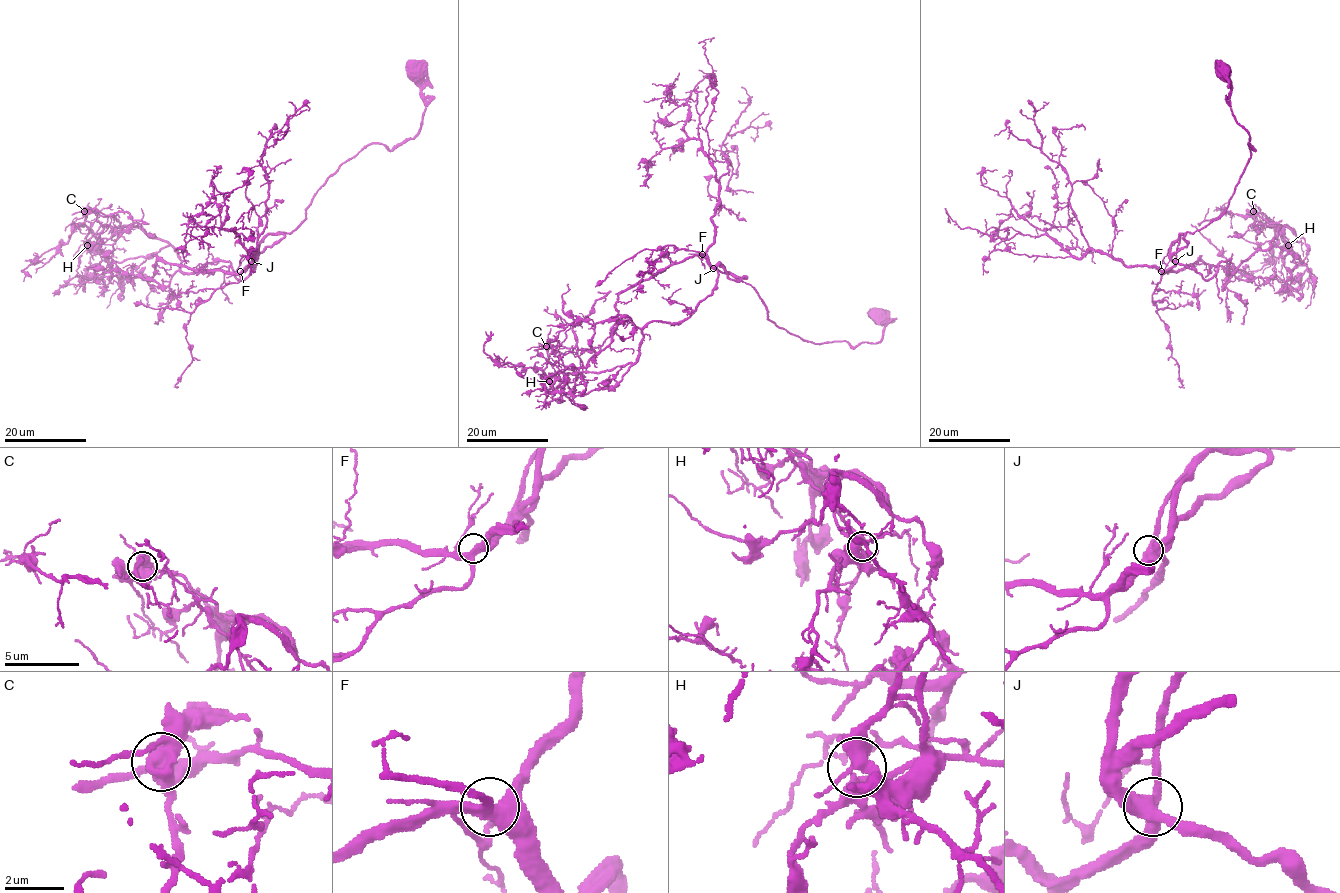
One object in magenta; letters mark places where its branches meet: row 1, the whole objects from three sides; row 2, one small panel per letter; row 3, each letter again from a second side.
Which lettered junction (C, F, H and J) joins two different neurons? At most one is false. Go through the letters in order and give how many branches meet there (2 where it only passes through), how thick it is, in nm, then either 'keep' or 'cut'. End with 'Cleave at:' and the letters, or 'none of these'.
C: 4 branches meet; 550 nm thick; keep
F: 4 branches meet; 420 nm thick; keep
H: 3 branches meet; 360 nm thick; keep
J: 4 branches meet; 440 nm thick; keep
Cleave at: none of these

